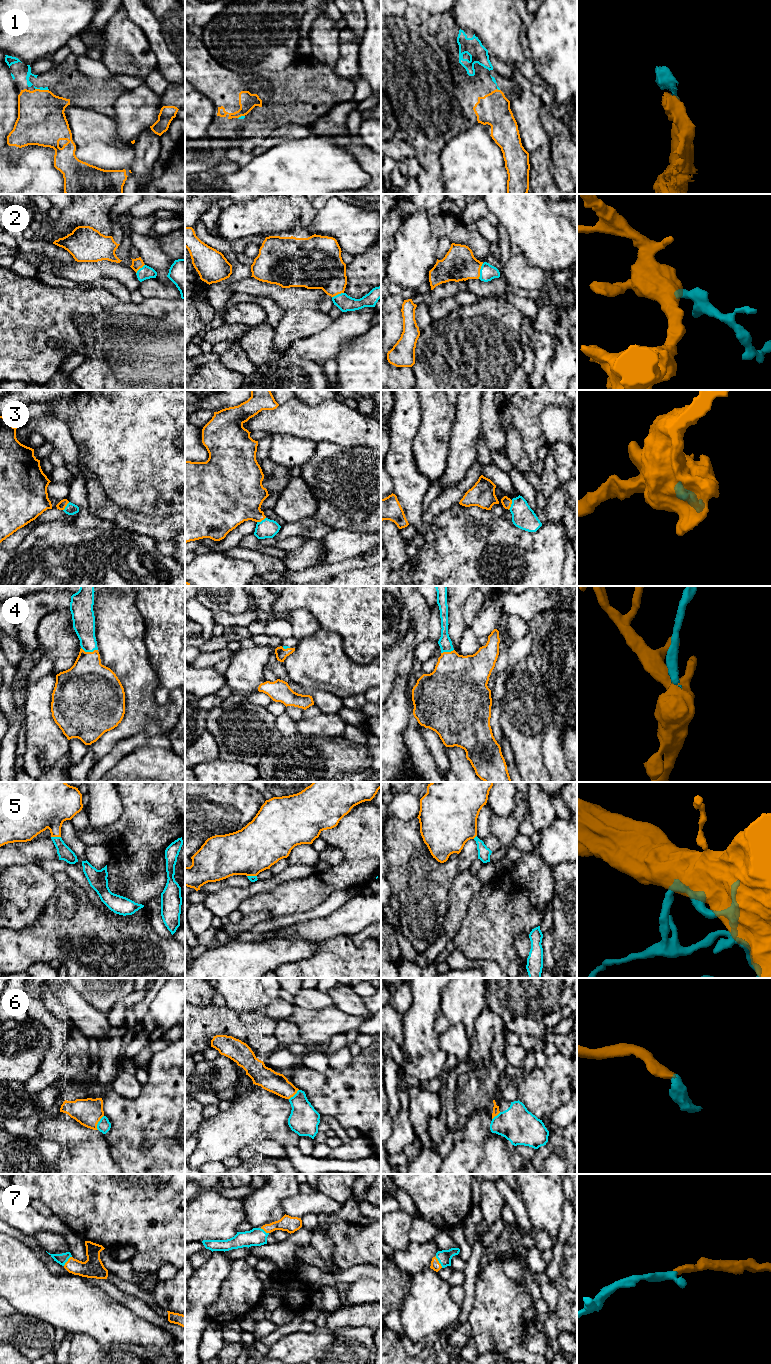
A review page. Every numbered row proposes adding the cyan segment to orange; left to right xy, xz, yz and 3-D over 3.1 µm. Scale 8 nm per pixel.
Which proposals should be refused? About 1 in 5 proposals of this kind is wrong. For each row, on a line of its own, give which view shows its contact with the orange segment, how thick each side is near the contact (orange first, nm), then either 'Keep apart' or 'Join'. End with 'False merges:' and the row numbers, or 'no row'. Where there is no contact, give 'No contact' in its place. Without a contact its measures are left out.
1: Touches orange in xy. Thickness 380 nm (orange) against 30 nm. Join
2: Touches orange in yz. Thickness 260 nm (orange) against 130 nm. Join
3: Touches orange in yz. Thickness 80 nm (orange) against 190 nm. Join
4: Touches orange in xy. Thickness 380 nm (orange) against 180 nm. Join
5: Touches orange in xy. Thickness 360 nm (orange) against 110 nm. Join
6: Touches orange in xy. Thickness 220 nm (orange) against 100 nm. Join
7: Touches orange in yz. Thickness 80 nm (orange) against 120 nm. Join
False merges: no row

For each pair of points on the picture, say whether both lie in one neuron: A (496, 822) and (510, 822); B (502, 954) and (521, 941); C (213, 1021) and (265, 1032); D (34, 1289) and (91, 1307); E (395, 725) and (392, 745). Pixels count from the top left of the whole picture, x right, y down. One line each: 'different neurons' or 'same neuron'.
A: same neuron
B: different neurons
C: same neuron
D: same neuron
E: same neuron

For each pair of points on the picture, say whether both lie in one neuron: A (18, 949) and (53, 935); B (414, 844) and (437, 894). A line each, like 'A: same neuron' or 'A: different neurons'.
A: same neuron
B: same neuron

